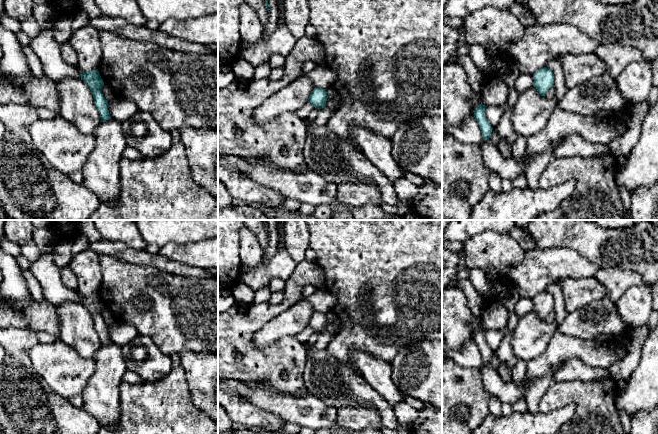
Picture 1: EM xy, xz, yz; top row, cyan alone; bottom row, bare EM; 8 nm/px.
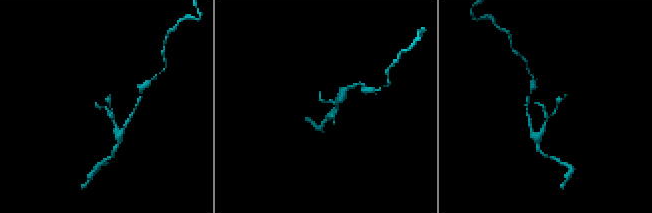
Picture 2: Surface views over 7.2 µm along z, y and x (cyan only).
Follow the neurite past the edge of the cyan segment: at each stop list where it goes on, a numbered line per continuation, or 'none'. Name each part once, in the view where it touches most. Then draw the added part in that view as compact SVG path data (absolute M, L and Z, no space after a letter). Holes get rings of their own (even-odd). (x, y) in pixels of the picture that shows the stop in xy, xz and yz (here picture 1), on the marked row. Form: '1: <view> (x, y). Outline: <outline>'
none

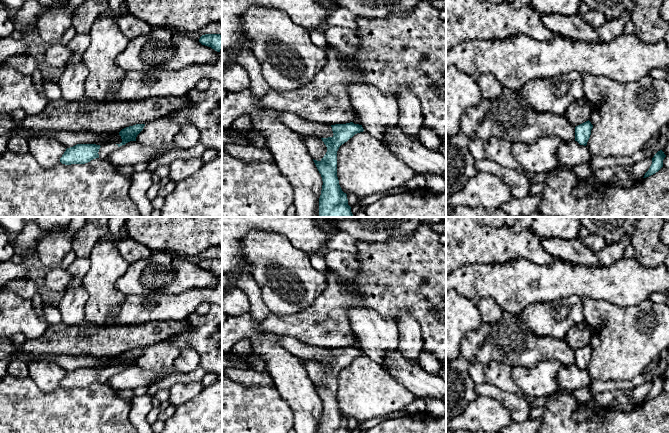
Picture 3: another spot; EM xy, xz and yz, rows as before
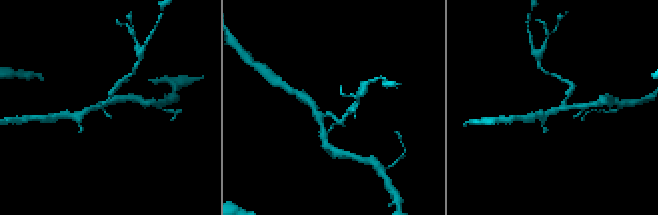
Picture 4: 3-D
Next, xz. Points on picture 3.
none

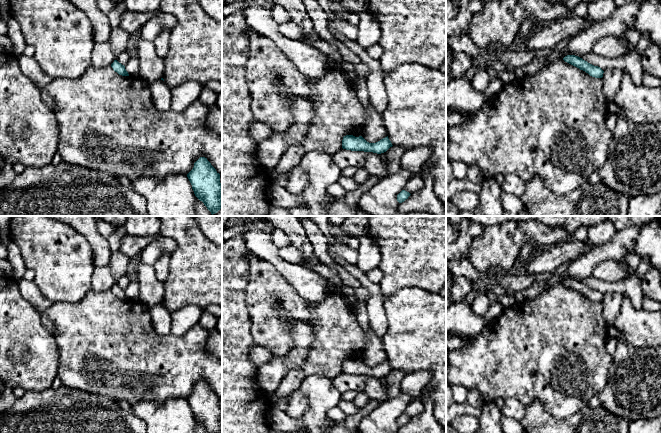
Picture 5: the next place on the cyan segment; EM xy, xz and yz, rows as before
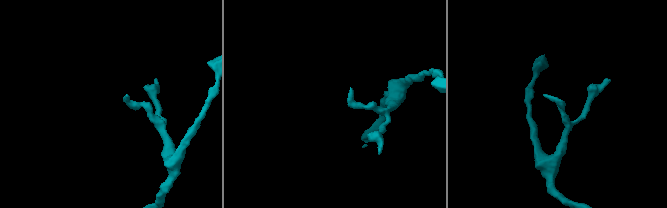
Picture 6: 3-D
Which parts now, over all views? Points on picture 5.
none

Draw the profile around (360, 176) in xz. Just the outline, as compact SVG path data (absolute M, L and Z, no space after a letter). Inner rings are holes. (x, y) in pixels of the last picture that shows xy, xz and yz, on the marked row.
M360 167L357 168L357 171L352 178L360 185L366 181L368 176L369 173L364 168Z

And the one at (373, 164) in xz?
M373 152L367 153L362 168L364 168L369 173L369 175L378 176L380 178L383 178L390 174L387 166L383 164L381 156Z

